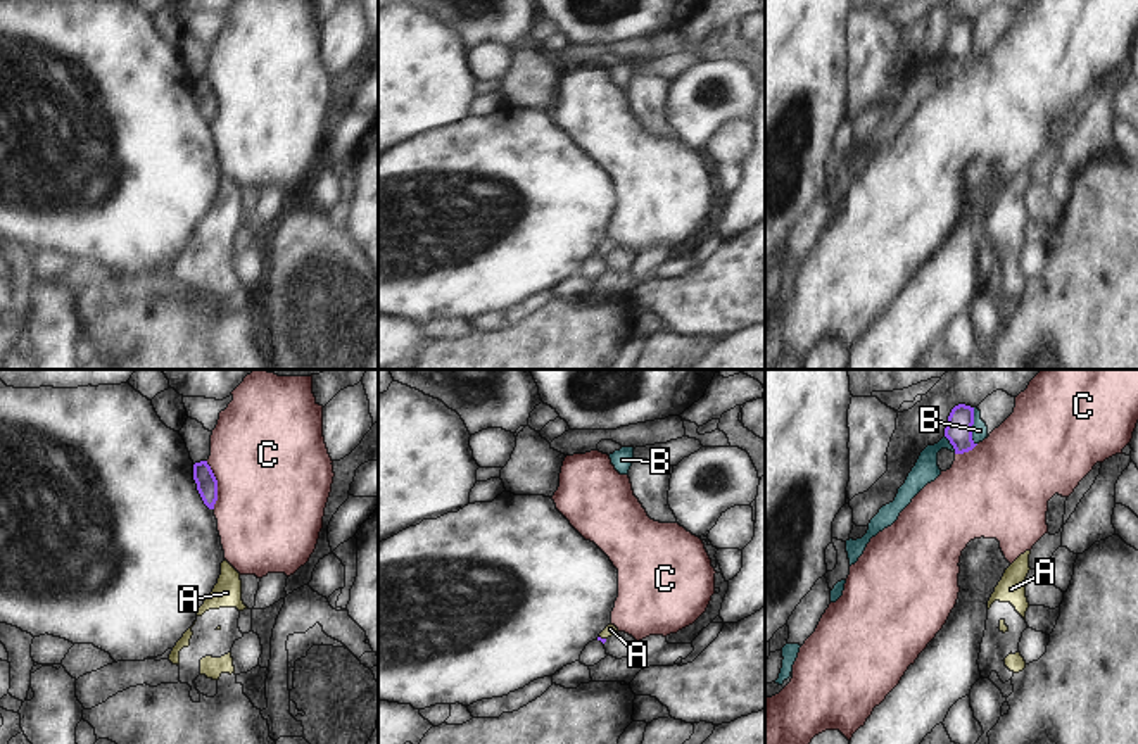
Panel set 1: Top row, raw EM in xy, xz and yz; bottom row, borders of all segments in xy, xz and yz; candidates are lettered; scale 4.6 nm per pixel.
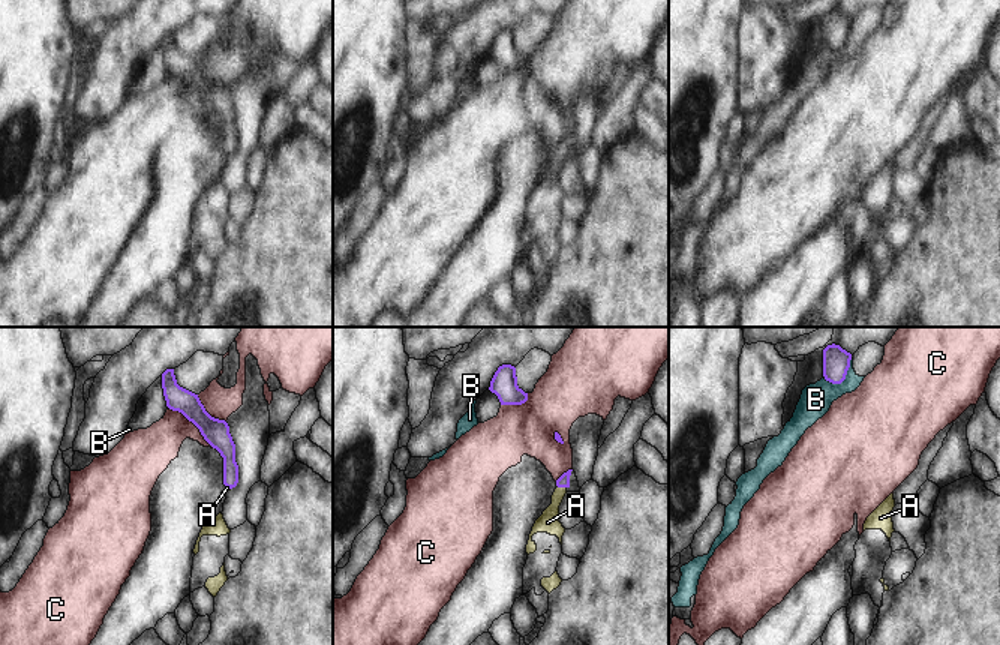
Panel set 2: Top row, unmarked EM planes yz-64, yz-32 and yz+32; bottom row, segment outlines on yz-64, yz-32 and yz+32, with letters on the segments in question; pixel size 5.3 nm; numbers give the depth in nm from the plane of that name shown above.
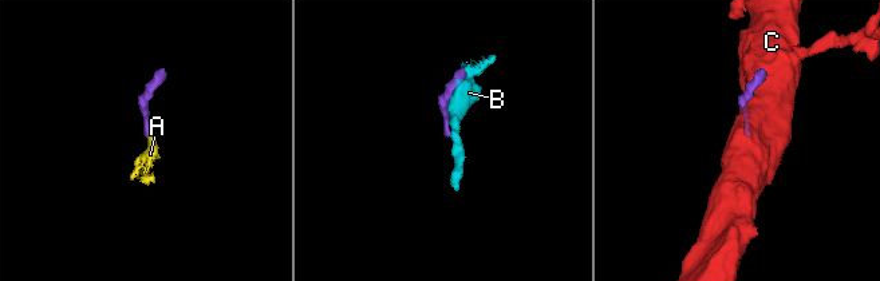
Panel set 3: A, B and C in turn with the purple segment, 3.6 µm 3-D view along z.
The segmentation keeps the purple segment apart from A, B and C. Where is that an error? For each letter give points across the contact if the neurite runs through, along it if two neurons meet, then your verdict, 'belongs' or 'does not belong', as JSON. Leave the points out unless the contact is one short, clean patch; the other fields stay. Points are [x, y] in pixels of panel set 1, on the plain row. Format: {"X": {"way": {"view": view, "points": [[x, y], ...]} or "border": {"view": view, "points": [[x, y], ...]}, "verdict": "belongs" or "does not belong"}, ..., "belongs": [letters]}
{"A": {"way": {"view": "xz", "points": [[603, 254], [603, 252], [610, 242]]}, "verdict": "belongs"}, "B": {"border": {"view": "yz", "points": [[974, 21], [973, 54], [976, 57]]}, "verdict": "does not belong"}, "C": {"verdict": "does not belong"}, "belongs": ["A"]}

